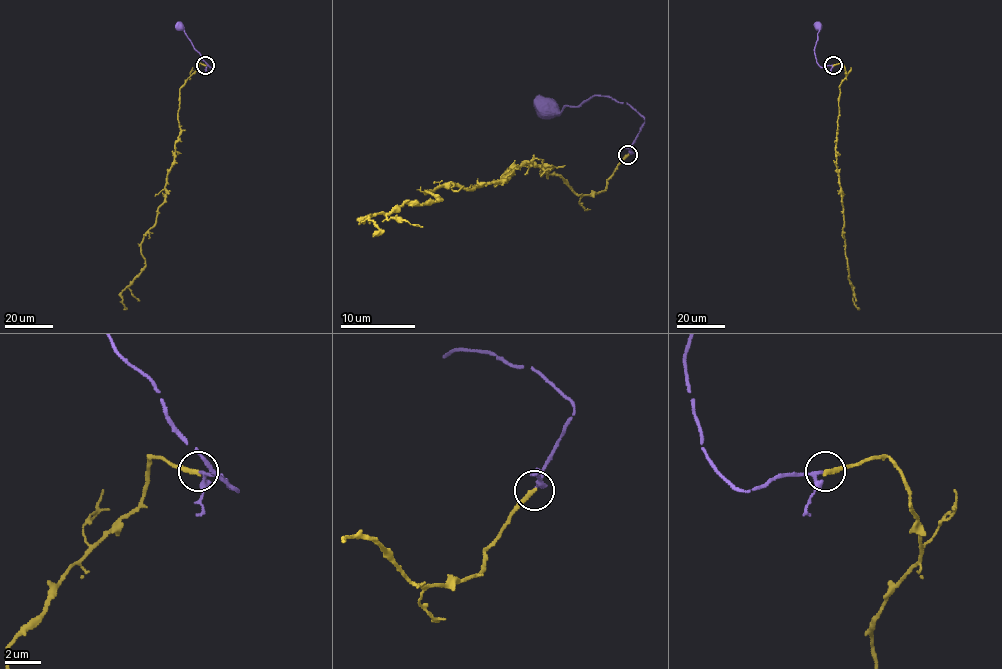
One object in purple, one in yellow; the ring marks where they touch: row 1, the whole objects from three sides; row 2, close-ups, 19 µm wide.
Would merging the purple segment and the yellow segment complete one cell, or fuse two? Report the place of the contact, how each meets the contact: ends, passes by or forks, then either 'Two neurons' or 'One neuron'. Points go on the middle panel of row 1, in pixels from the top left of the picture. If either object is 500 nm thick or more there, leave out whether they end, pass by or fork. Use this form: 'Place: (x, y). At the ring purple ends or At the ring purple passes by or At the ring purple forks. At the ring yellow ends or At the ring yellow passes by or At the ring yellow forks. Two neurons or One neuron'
Place: (628, 155). At the ring purple passes by. At the ring yellow ends. One neuron

